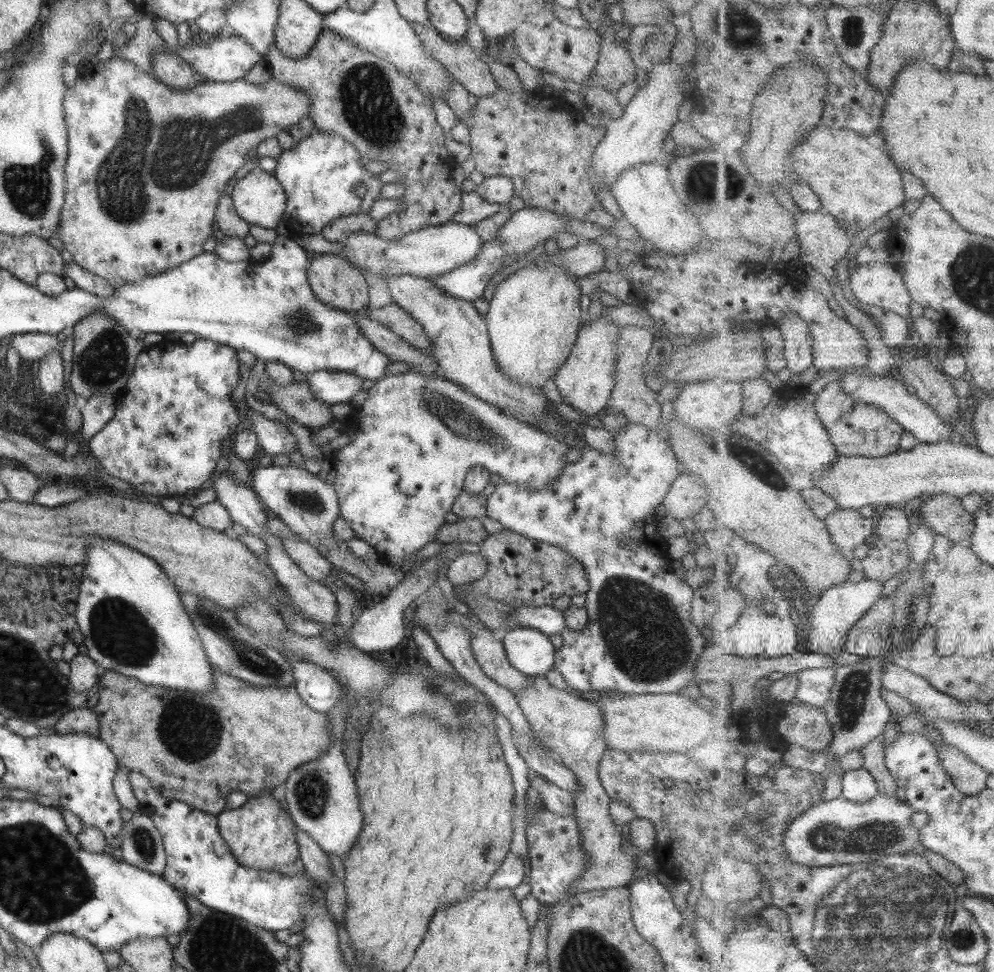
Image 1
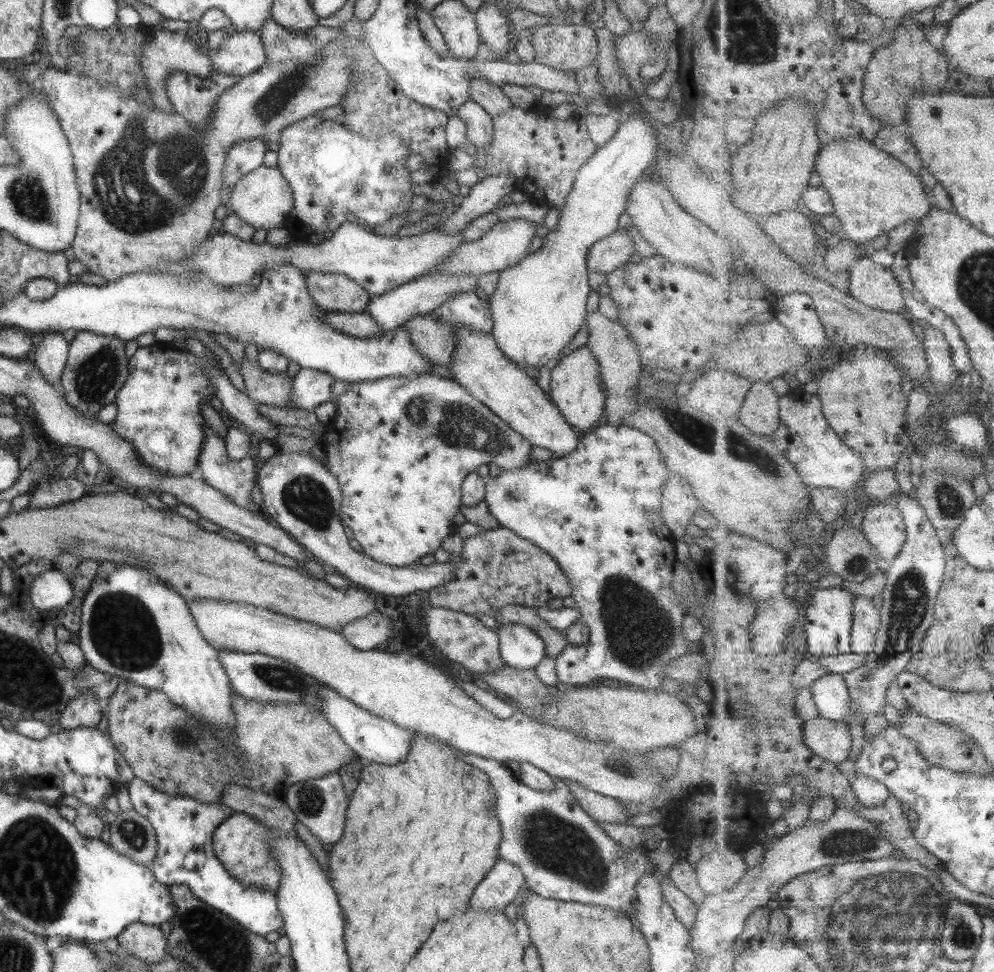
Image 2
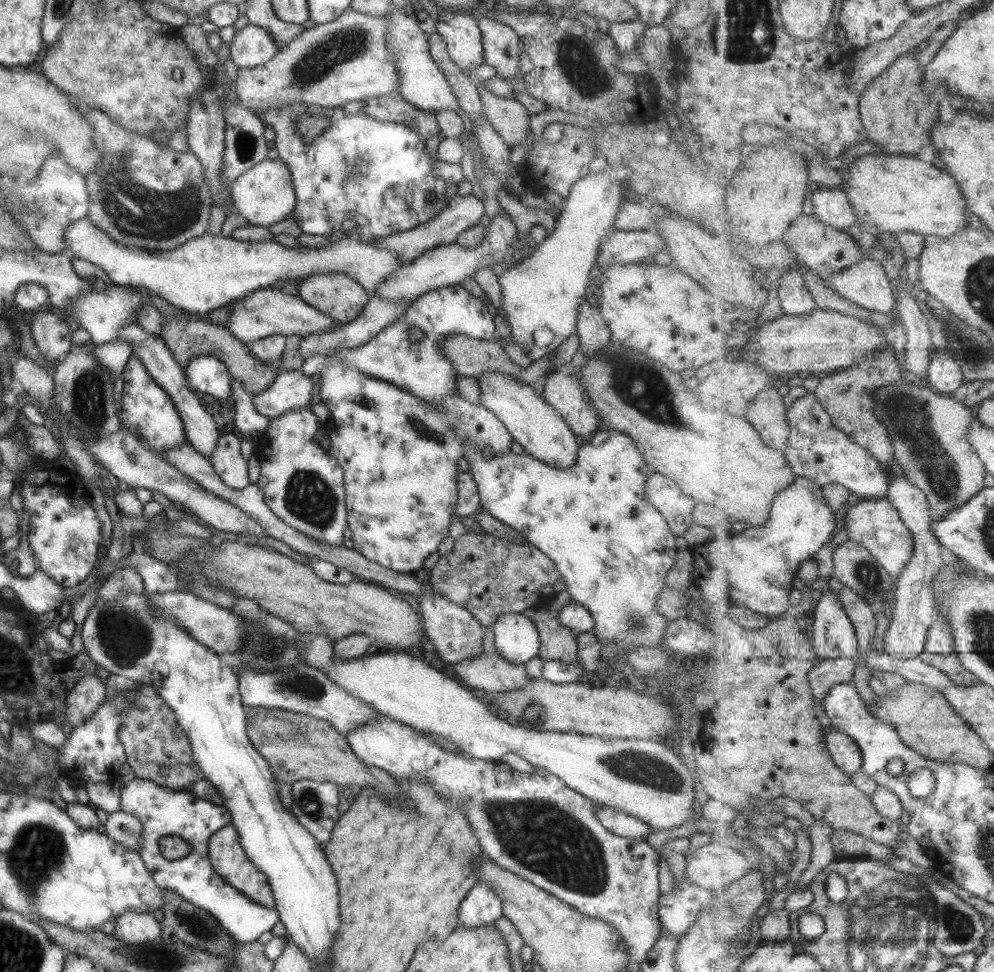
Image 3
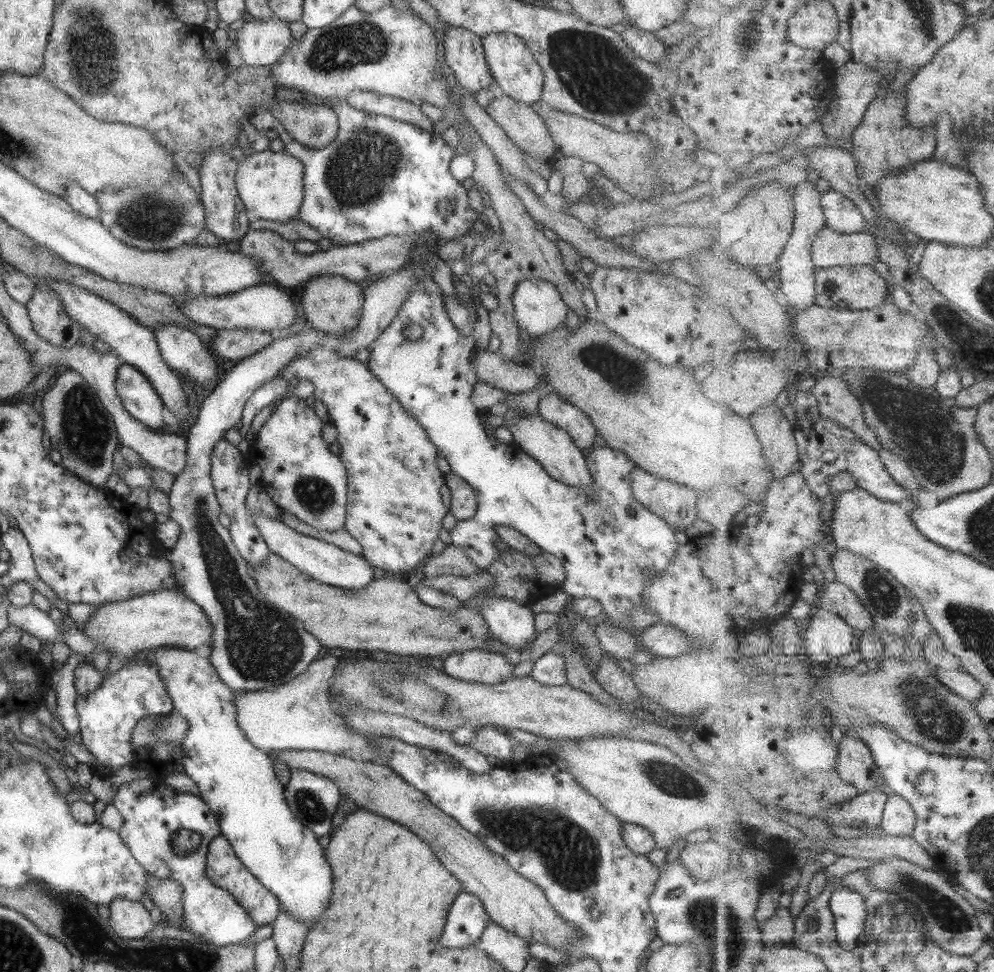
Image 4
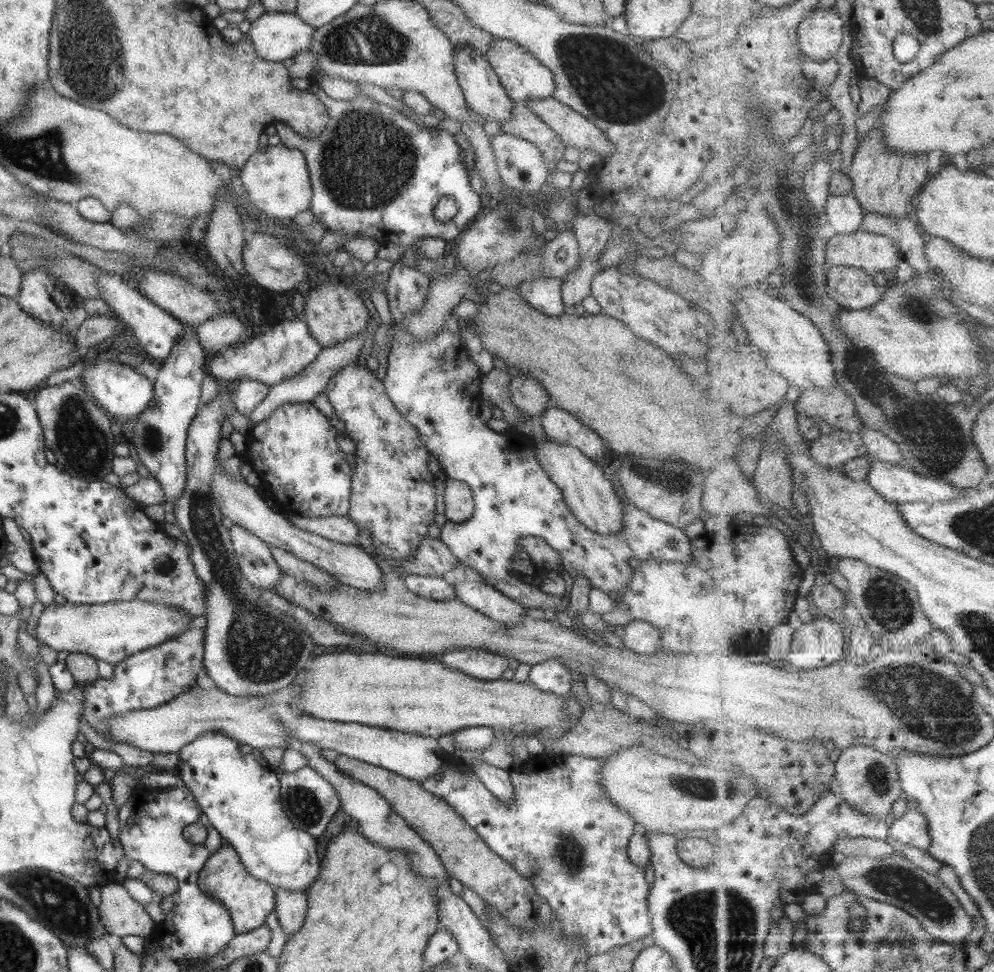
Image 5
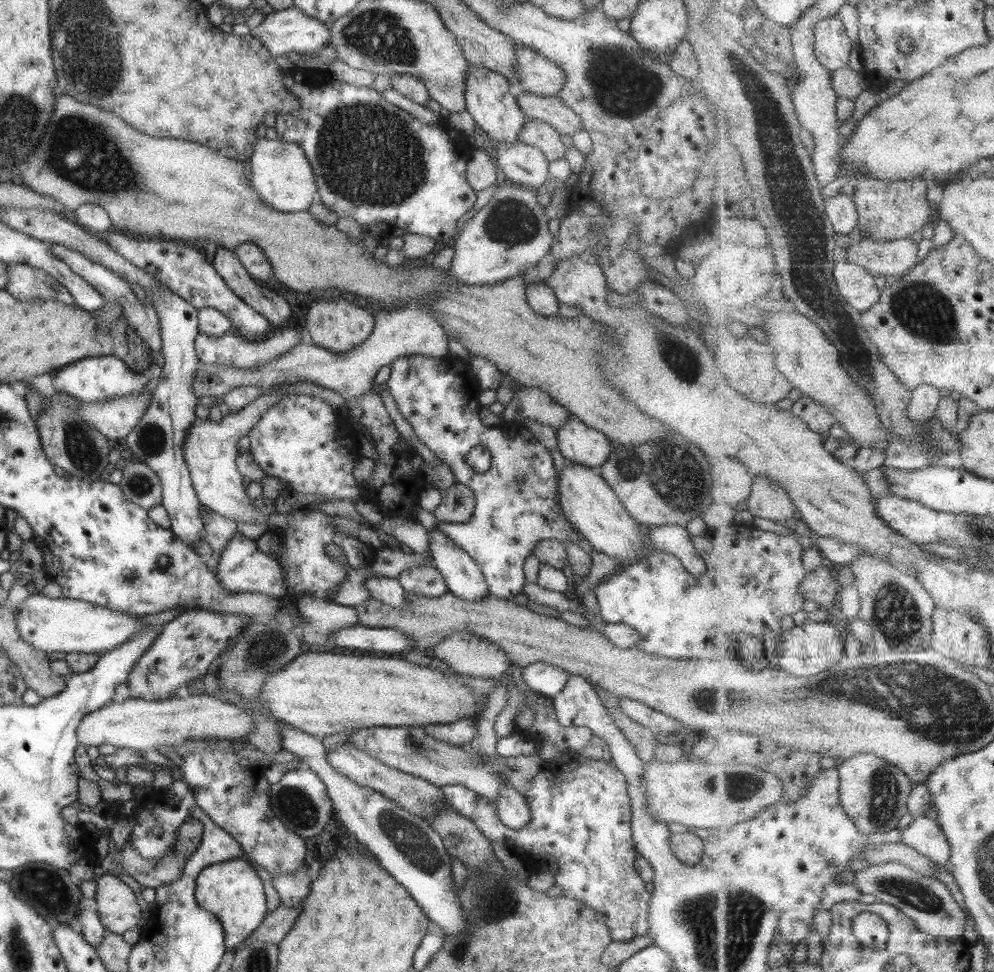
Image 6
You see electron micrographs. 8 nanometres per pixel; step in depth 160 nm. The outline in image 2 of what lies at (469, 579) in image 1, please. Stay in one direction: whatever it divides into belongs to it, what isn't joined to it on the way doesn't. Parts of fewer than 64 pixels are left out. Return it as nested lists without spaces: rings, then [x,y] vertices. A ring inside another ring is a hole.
[[[293,451],[292,453],[281,453],[273,455],[263,461],[262,467],[257,471],[256,483],[261,498],[263,508],[269,514],[273,522],[277,522],[292,539],[295,539],[302,548],[310,554],[317,562],[320,562],[327,570],[338,573],[345,577],[352,585],[371,590],[377,594],[386,596],[405,597],[417,590],[429,591],[443,582],[449,582],[454,574],[455,566],[451,563],[431,563],[421,565],[419,562],[405,566],[391,566],[380,562],[375,562],[372,558],[366,557],[363,553],[357,552],[347,543],[349,534],[345,526],[340,521],[341,493],[337,480],[324,467],[323,462],[318,463],[308,455],[309,451]]]

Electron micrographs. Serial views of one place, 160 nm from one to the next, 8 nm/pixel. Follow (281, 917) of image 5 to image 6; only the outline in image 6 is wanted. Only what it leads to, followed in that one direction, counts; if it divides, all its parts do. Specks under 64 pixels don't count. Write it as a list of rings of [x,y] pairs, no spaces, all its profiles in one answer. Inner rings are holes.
[[[302,864],[295,872],[275,874],[272,877],[272,886],[285,908],[295,908],[308,895],[311,881],[307,869],[308,864]]]

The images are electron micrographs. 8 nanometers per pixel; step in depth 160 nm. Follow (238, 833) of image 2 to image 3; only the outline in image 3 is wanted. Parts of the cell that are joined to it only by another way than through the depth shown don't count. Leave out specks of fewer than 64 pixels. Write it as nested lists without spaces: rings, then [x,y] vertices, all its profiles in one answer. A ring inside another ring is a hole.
[[[231,823],[217,830],[208,841],[208,857],[212,869],[235,890],[250,898],[253,902],[268,909],[274,908],[274,898],[268,878],[247,858],[239,844],[239,838]]]

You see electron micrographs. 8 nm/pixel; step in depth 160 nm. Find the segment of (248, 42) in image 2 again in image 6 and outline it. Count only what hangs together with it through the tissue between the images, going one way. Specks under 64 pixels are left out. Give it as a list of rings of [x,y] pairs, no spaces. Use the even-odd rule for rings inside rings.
[[[294,6],[280,11],[272,11],[264,17],[261,24],[250,29],[250,35],[258,40],[273,57],[284,56],[287,52],[313,55],[320,46],[327,44],[329,24],[307,17]]]

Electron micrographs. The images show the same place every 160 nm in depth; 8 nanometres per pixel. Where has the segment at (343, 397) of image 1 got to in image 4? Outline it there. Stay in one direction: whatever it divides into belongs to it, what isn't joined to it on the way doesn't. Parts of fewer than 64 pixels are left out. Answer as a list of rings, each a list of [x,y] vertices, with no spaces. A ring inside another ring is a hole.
[[[275,377],[273,380],[262,384],[245,401],[242,417],[240,418],[242,426],[238,430],[241,441],[235,446],[239,453],[245,454],[249,450],[250,445],[248,445],[245,439],[245,433],[251,420],[253,420],[253,416],[255,416],[261,408],[269,406],[273,400],[284,398],[284,394],[287,394],[287,390],[289,390],[289,382],[287,381],[287,378]]]

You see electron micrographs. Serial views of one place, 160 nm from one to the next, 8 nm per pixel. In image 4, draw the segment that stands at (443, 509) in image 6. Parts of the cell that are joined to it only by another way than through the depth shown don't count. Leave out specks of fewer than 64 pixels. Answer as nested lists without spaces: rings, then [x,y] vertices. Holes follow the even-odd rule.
[[[454,472],[444,475],[445,484],[450,490],[450,512],[457,521],[467,520],[476,512],[476,496],[473,489]]]

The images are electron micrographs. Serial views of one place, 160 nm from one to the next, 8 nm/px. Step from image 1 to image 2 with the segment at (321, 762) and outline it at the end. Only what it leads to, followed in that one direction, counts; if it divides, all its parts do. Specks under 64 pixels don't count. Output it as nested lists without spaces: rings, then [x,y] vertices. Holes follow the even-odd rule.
[[[338,772],[324,775],[323,778],[309,778],[288,786],[282,793],[286,805],[309,832],[322,844],[335,845],[343,836],[345,813],[348,800]]]

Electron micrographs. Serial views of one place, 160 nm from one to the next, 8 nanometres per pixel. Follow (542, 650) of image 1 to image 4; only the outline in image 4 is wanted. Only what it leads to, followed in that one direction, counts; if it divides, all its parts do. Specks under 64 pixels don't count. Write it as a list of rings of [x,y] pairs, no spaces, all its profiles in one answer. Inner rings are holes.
[[[488,596],[481,607],[481,616],[492,638],[507,646],[507,650],[521,651],[536,637],[534,614],[528,606],[507,598]]]

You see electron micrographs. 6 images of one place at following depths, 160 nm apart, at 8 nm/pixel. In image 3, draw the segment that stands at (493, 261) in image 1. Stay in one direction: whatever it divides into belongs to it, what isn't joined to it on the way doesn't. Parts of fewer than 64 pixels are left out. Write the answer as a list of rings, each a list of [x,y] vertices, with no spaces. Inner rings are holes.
[[[373,295],[361,309],[360,315],[348,323],[343,323],[337,328],[330,328],[317,334],[309,334],[303,337],[298,353],[301,362],[305,362],[311,356],[325,356],[335,350],[353,350],[370,341],[380,330],[383,330],[388,324],[393,324],[406,310],[408,304],[387,302],[383,298]]]

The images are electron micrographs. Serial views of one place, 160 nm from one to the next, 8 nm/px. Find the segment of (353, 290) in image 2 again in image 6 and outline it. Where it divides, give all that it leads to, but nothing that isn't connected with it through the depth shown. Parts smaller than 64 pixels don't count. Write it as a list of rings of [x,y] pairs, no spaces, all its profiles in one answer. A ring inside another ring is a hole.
[[[344,299],[313,302],[307,314],[303,316],[305,316],[303,327],[309,332],[313,344],[331,353],[344,353],[352,350],[367,338],[374,325],[374,316],[371,313],[361,310],[361,307]]]

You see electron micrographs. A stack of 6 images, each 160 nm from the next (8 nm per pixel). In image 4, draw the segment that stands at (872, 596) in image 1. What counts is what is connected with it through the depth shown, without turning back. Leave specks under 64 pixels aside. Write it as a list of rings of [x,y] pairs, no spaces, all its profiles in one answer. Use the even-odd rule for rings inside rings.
[[[820,608],[805,631],[805,654],[810,662],[831,662],[853,652],[853,627],[836,612]]]

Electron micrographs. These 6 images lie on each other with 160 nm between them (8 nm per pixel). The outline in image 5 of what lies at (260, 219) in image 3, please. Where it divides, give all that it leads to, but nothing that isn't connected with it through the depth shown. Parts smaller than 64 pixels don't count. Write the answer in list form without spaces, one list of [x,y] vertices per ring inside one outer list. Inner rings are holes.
[[[261,144],[243,163],[239,180],[251,206],[260,210],[262,216],[292,220],[299,212],[308,209],[312,190],[307,165],[299,150],[289,149],[282,144]]]

